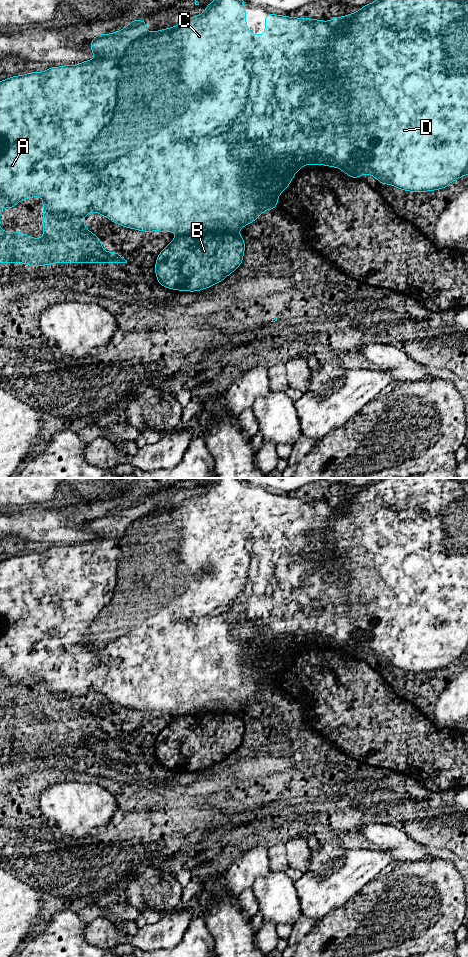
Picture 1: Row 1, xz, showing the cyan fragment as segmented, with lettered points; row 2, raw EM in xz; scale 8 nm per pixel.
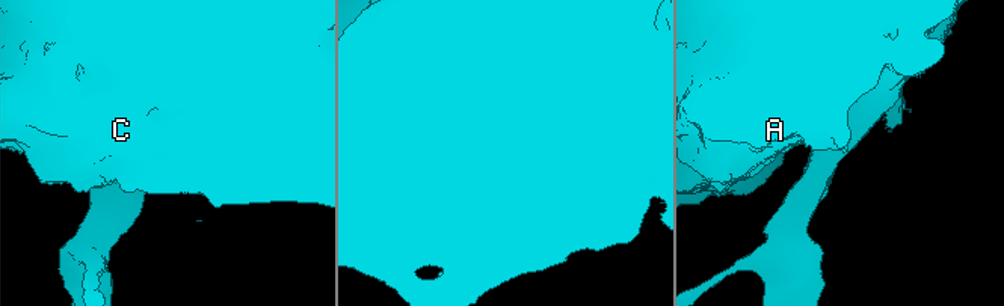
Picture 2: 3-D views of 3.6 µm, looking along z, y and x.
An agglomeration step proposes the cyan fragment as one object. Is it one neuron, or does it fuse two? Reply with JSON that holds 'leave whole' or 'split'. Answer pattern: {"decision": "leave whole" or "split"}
{"decision": "leave whole"}

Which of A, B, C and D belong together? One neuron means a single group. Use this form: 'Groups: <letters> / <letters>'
Groups: A B C D

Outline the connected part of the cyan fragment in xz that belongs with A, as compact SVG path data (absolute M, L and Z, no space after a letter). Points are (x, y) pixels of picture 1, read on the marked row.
M214 0L205 5L206 9L201 15L182 20L177 26L159 31L146 32L146 21L135 19L125 28L110 34L96 34L91 40L91 53L97 57L86 60L78 65L53 66L43 72L29 72L25 75L17 75L0 81L0 210L4 207L12 209L20 201L35 196L43 198L43 238L37 239L25 233L0 230L0 263L22 263L31 267L38 265L49 266L53 263L127 263L118 252L102 250L102 241L94 233L91 233L84 224L84 216L90 212L98 212L106 216L113 223L122 227L136 229L142 232L176 232L176 238L172 240L159 253L155 262L155 275L158 283L168 289L177 291L196 292L212 287L222 282L228 275L233 273L243 262L245 252L245 239L238 232L243 226L249 225L265 211L278 207L278 196L290 185L294 175L304 165L326 165L341 169L346 175L360 179L360 175L374 176L380 185L390 184L400 190L410 192L427 192L445 189L454 180L465 177L468 174L468 0L376 0L362 6L352 14L332 18L329 22L310 18L297 18L283 15L265 13L265 33L253 35L248 30L244 16L248 14L244 10L244 0Z

